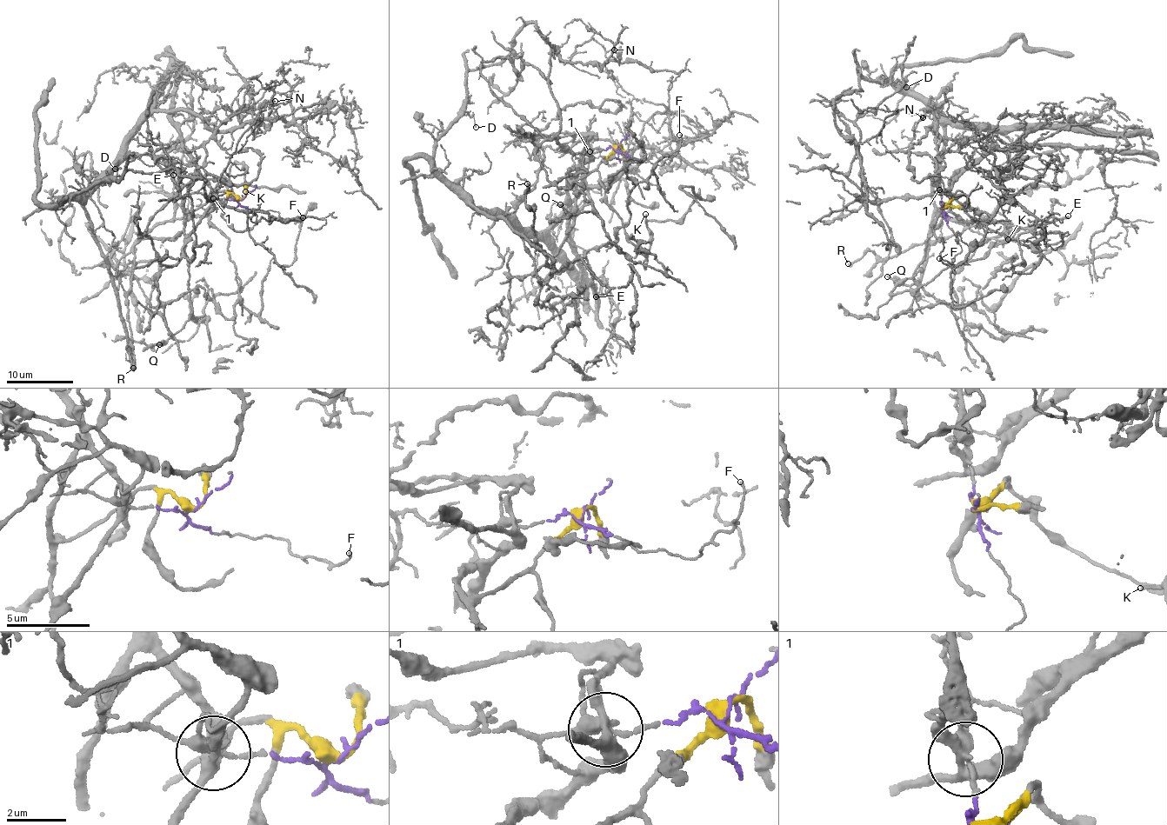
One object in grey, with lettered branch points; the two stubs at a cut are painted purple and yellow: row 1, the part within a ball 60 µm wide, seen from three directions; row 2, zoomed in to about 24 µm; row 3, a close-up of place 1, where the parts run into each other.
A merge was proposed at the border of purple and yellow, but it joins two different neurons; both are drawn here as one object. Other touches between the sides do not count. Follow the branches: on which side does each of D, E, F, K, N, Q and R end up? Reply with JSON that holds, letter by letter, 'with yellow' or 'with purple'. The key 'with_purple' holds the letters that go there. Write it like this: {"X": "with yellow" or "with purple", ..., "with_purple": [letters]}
{"D": "with purple", "E": "with yellow", "F": "with purple", "K": "with yellow", "N": "with purple", "Q": "with yellow", "R": "with yellow", "with_purple": ["D", "F", "N"]}

